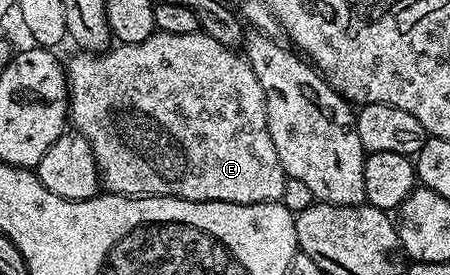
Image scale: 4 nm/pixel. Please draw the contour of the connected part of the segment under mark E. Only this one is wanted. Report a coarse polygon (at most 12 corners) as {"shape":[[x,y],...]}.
{"shape":[[205,33],[66,63],[110,193],[261,204],[261,80]]}

